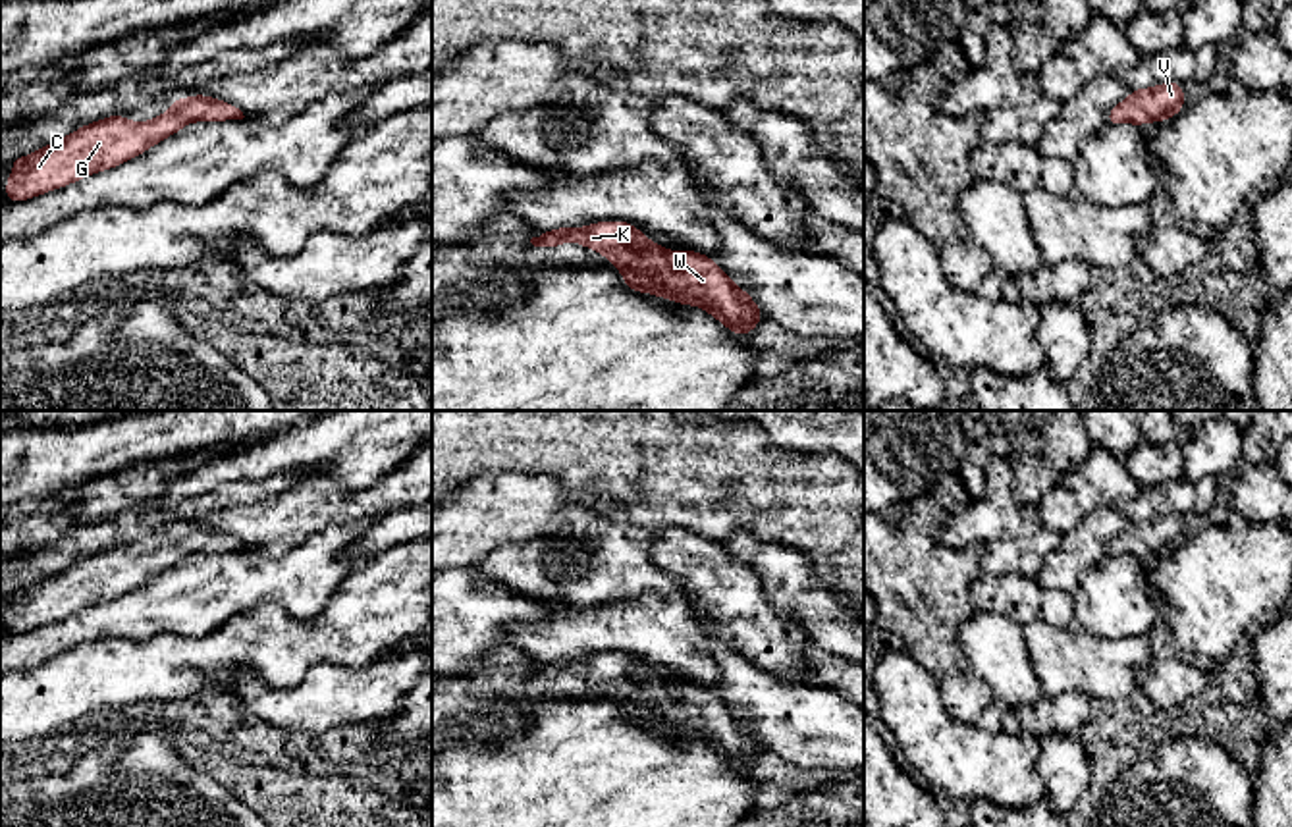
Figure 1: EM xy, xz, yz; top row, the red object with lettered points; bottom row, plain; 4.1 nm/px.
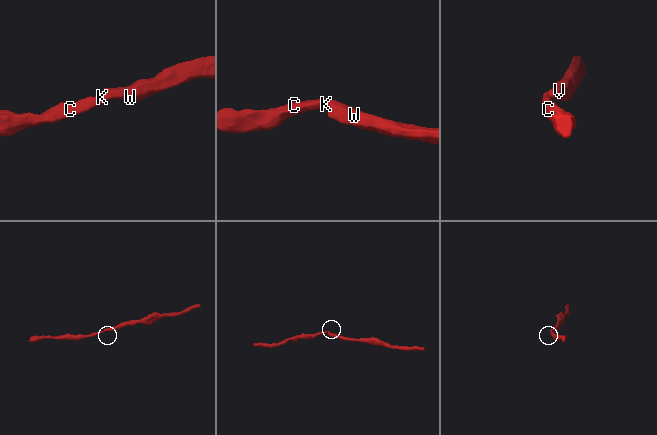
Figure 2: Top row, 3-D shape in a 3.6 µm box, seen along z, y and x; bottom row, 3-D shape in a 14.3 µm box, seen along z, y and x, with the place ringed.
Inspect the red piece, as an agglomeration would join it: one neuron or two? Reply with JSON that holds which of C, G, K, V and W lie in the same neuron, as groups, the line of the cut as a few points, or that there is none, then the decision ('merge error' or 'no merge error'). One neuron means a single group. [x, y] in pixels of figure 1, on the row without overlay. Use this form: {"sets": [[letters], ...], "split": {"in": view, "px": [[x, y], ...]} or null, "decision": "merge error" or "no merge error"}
{"sets": [["C", "G", "K", "V", "W"]], "split": null, "decision": "no merge error"}

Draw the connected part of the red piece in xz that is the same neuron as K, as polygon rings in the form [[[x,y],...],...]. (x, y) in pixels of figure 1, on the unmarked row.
[[[629,654],[557,659],[530,671],[534,679],[548,680],[563,673],[606,686],[619,700],[629,721],[700,738],[733,765],[748,767],[764,752],[752,729],[739,721],[710,688],[694,682],[667,682]]]

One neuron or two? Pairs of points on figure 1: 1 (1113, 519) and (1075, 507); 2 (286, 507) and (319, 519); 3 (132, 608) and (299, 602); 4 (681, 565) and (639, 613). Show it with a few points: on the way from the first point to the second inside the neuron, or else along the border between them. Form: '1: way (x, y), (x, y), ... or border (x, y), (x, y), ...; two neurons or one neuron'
1: border (1113, 506), (1094, 509), (1061, 538); two neurons
2: way (294, 511), (311, 511); one neuron
3: way (174, 602), (189, 600), (213, 586), (257, 586); one neuron
4: border (679, 590), (689, 610), (706, 627); two neurons

